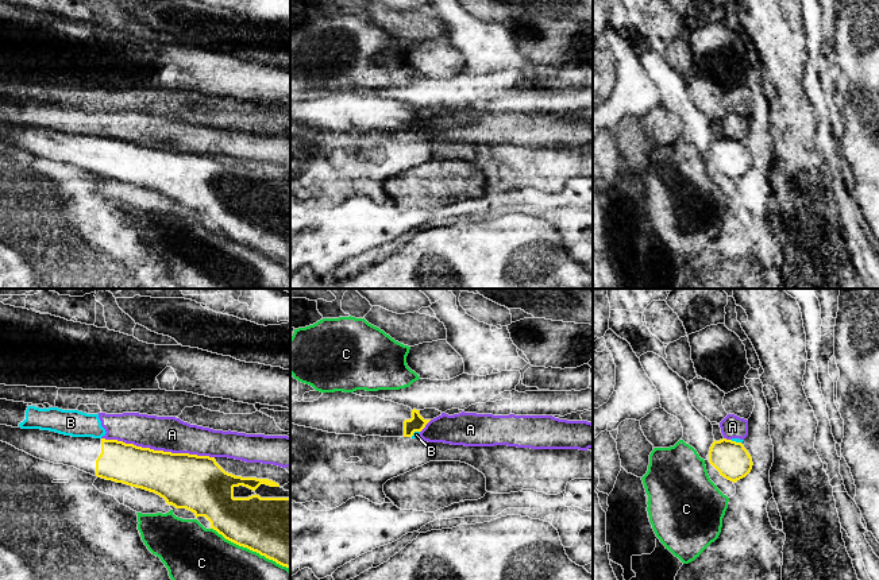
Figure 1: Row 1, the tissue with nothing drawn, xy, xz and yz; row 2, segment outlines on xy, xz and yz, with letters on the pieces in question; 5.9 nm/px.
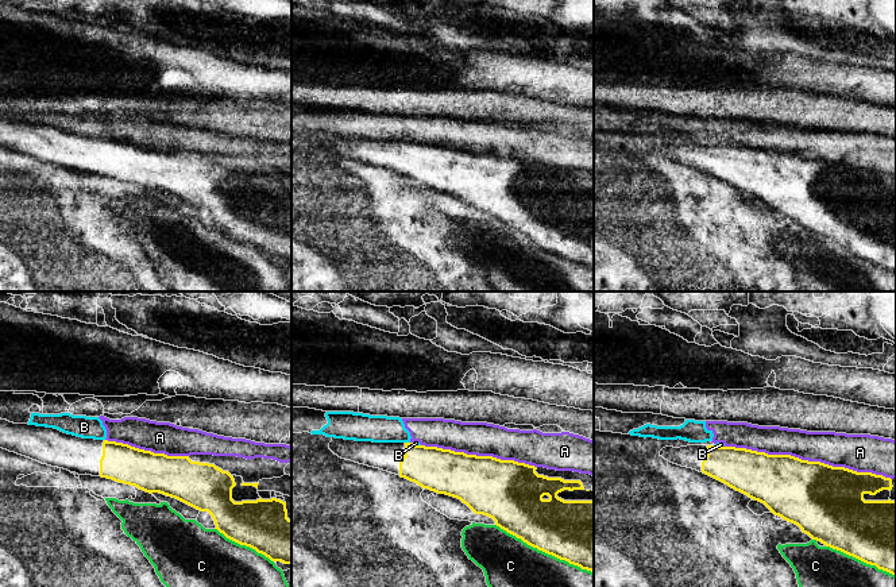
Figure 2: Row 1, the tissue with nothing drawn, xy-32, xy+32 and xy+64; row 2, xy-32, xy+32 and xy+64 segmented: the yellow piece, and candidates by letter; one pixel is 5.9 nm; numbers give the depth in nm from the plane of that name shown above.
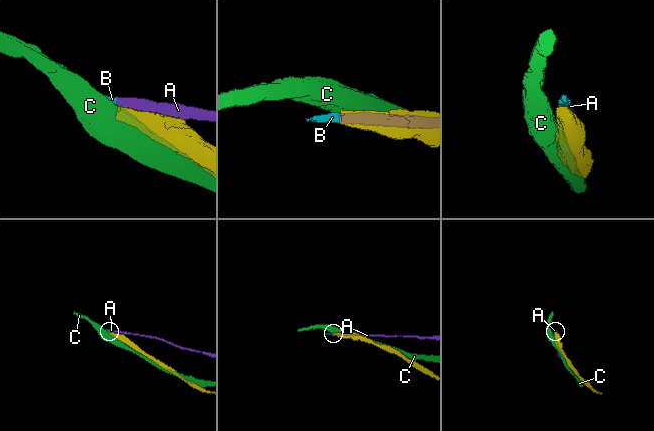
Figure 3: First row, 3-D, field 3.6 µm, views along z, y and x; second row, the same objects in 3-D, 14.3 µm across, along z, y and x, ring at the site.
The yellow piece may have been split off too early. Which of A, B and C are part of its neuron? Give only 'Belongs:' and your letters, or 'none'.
Belongs: none

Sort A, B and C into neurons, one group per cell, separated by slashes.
A B / C

